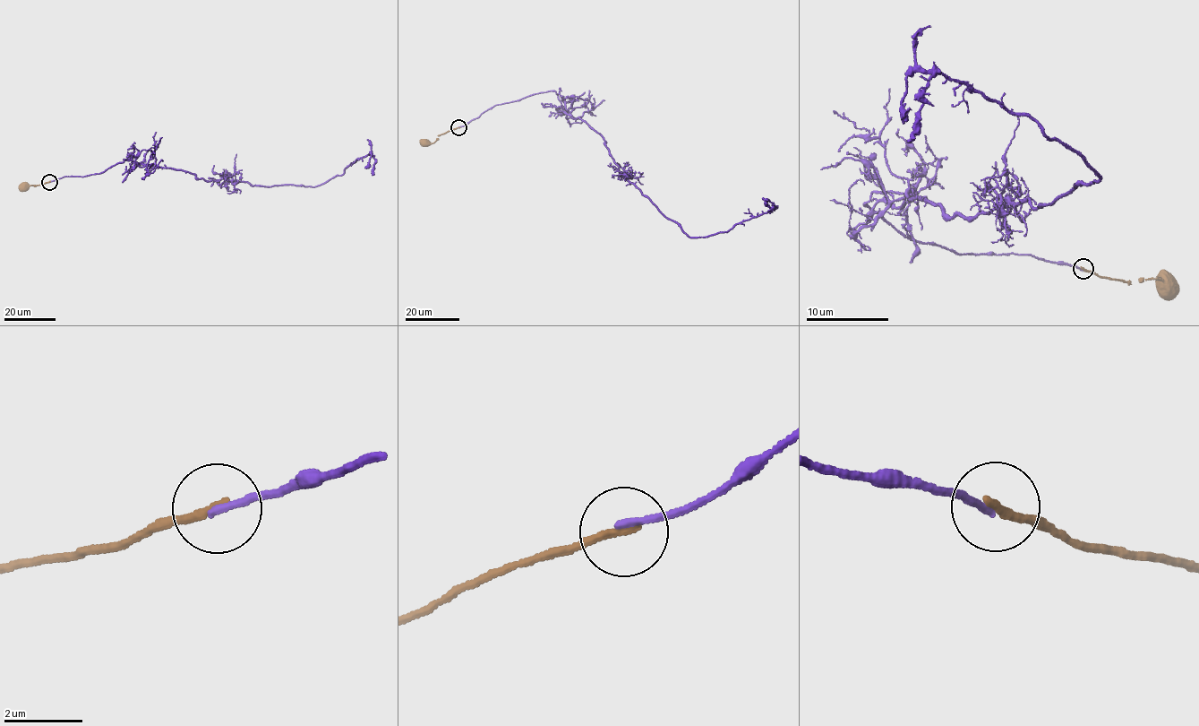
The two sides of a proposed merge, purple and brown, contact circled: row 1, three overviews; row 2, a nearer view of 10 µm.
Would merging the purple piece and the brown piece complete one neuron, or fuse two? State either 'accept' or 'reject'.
reject

